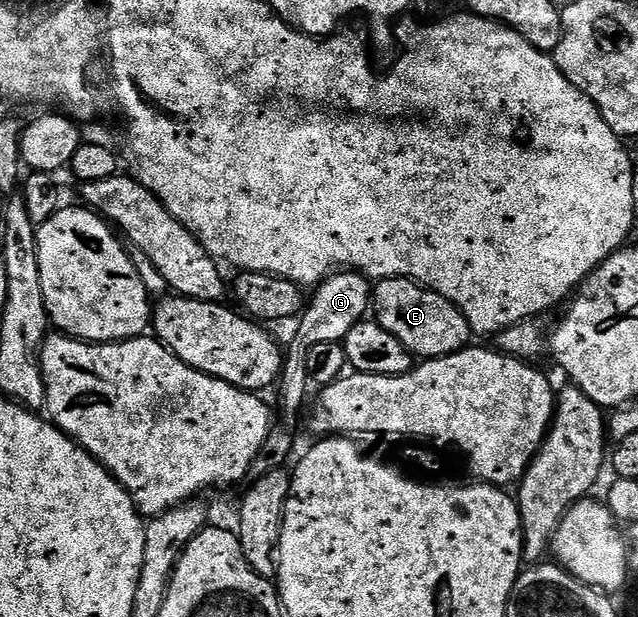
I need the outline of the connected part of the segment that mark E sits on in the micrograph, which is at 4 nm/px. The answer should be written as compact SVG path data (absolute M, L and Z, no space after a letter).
M388 277L375 282L371 308L376 322L420 359L445 357L467 349L471 342L468 340L474 337L470 323L458 306L408 277Z

